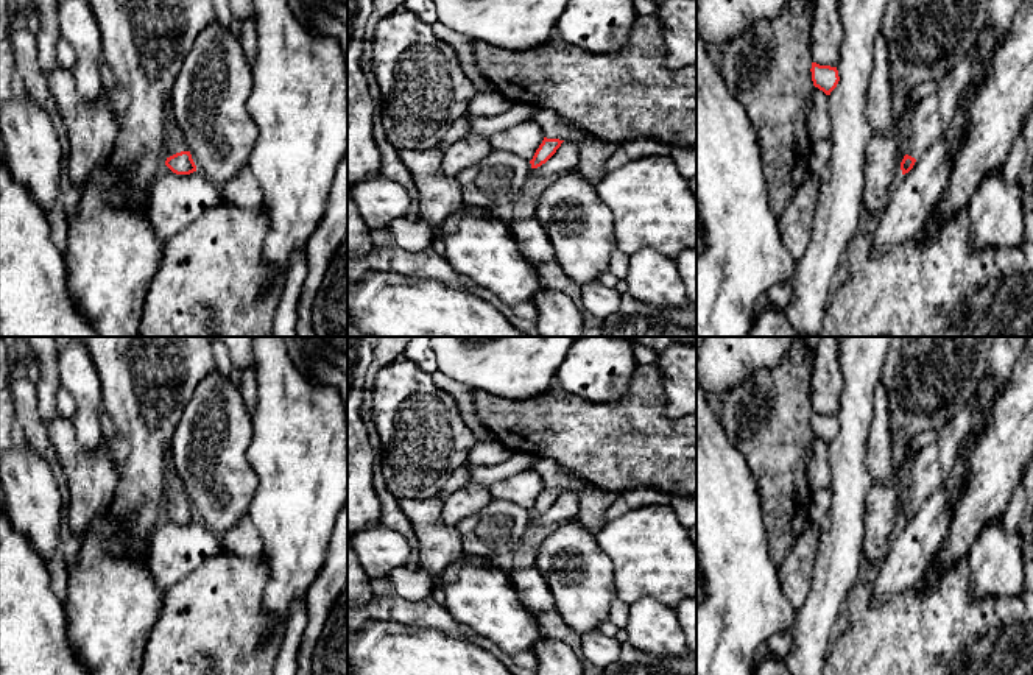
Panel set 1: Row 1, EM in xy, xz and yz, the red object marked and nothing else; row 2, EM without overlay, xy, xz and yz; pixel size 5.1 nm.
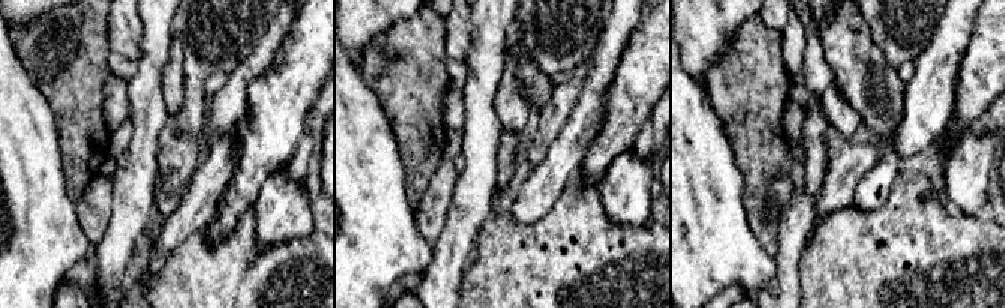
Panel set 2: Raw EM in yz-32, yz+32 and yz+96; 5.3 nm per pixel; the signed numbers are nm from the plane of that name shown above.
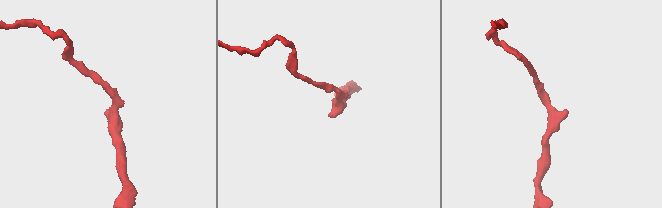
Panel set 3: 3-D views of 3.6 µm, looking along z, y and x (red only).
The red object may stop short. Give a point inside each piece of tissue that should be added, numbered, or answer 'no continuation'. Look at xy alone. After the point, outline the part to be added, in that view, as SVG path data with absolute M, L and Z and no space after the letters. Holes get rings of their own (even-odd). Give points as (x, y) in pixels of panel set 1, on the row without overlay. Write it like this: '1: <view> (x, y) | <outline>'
1: xy (175, 490) | M170 463L167 472L167 505L173 505L181 500L189 500L187 491L182 485L181 477L178 475L176 469Z

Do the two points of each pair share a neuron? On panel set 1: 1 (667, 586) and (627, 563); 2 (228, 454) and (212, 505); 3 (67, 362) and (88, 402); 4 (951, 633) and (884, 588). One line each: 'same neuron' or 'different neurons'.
1: same neuron
2: same neuron
3: same neuron
4: different neurons

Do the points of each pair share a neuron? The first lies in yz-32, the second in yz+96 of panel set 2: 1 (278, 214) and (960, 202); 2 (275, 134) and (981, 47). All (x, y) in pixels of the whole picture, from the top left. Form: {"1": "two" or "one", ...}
{"1": "one", "2": "one"}

